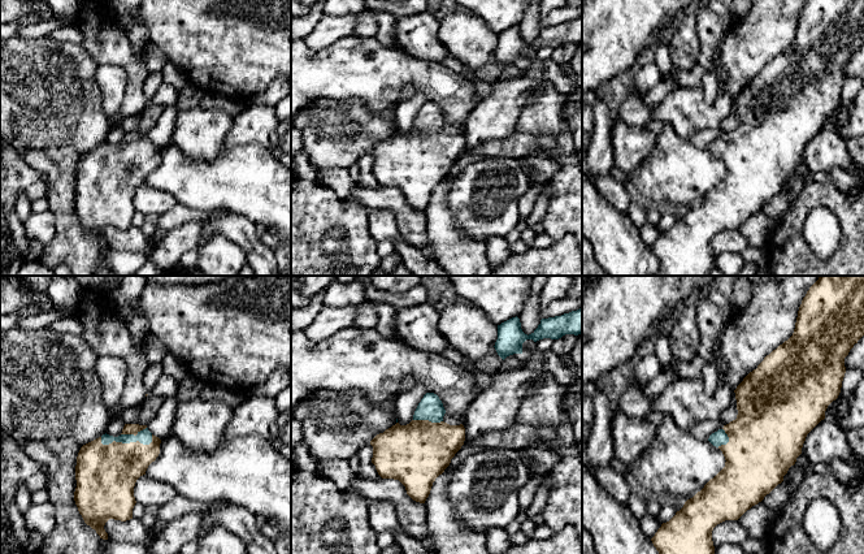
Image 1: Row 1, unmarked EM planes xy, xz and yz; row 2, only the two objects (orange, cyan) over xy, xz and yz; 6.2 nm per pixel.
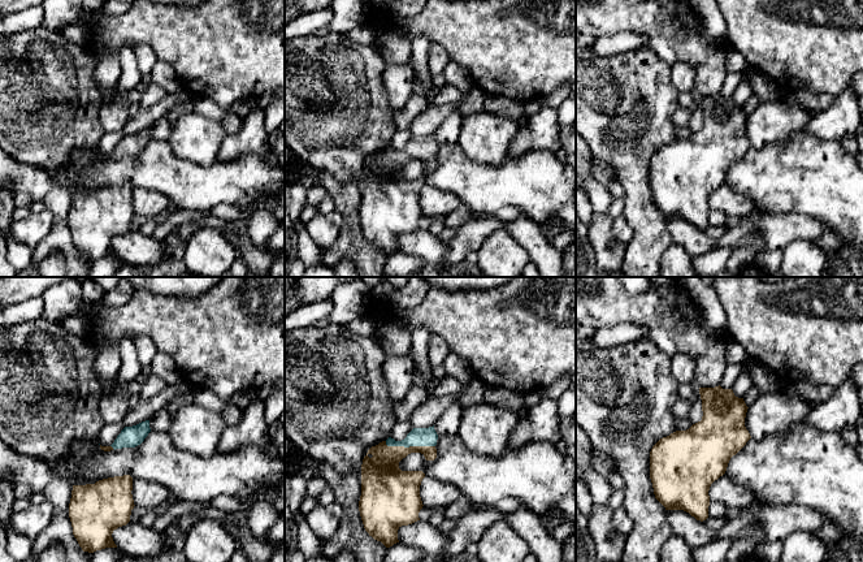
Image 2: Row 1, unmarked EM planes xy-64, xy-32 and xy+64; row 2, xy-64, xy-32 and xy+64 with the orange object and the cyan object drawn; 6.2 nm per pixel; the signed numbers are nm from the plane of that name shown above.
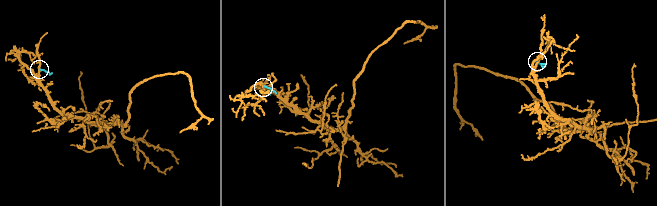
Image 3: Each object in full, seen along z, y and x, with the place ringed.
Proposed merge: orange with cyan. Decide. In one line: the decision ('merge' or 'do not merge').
merge

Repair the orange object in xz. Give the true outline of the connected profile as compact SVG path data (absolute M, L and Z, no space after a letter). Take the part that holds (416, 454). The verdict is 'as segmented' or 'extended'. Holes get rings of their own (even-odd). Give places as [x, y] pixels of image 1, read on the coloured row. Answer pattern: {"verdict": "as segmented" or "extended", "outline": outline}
{"verdict": "extended", "outline": "M426 393L418 403L413 420L407 425L396 424L377 434L373 446L372 463L382 479L399 480L407 494L416 502L425 503L433 482L450 466L451 459L461 449L465 441L465 428L450 425L443 421L446 410L442 401L434 393Z"}

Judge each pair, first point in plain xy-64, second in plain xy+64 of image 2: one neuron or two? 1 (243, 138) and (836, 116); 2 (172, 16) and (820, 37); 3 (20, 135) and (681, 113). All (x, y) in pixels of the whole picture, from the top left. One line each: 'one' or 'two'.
1: one
2: one
3: two

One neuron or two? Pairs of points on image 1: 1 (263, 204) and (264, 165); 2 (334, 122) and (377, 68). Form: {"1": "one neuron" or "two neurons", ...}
{"1": "one neuron", "2": "two neurons"}

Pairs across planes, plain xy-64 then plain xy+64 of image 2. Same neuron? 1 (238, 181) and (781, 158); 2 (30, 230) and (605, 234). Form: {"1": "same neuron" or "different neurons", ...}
{"1": "same neuron", "2": "different neurons"}

